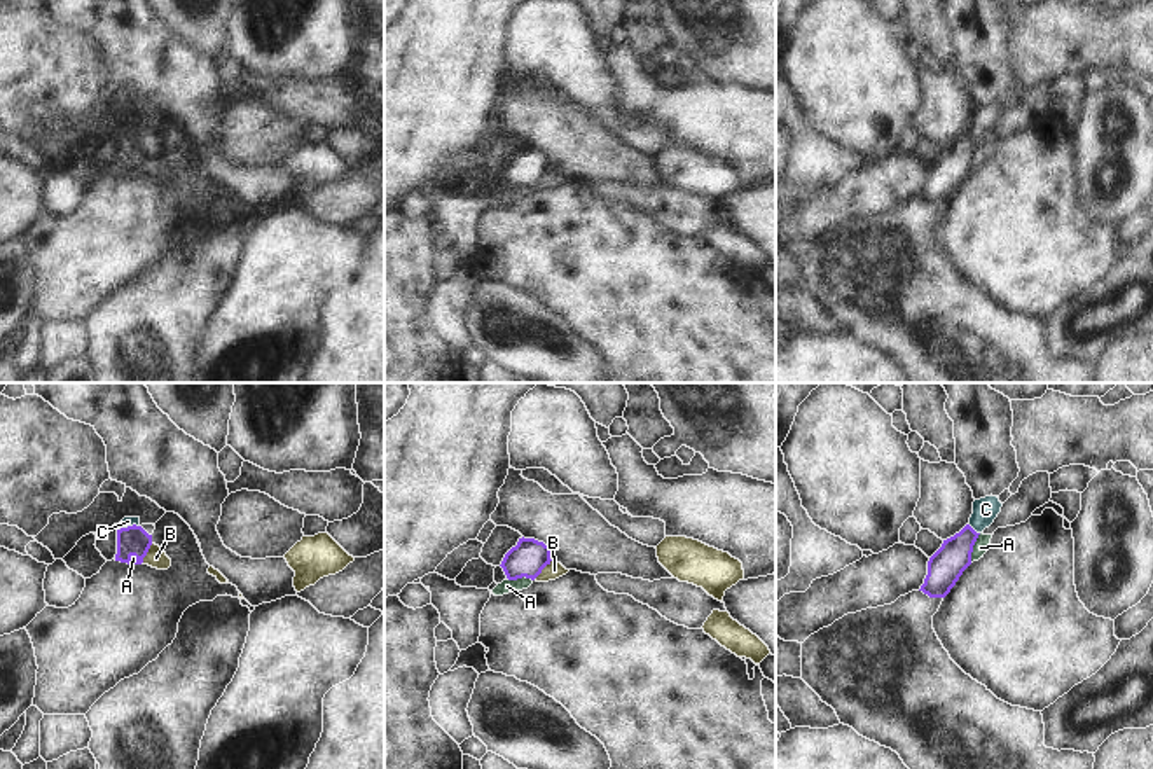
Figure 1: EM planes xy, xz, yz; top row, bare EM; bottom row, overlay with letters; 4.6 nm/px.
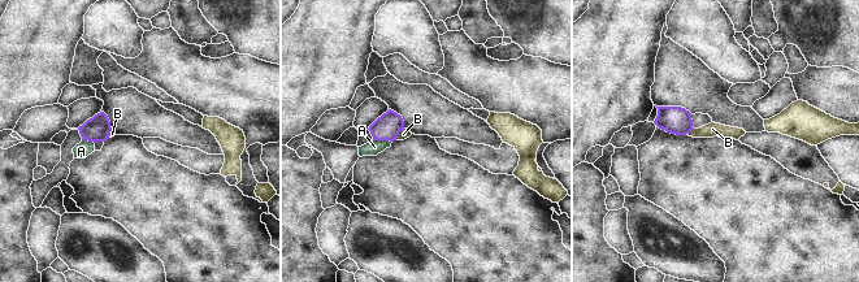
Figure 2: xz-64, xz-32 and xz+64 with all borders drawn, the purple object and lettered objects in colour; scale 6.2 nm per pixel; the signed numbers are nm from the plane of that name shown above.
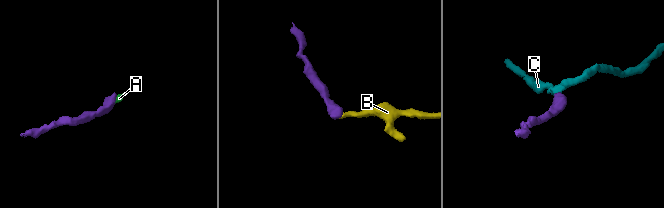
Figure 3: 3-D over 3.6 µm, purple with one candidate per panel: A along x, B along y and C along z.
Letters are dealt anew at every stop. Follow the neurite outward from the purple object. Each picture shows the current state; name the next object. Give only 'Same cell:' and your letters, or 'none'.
Same cell: C.

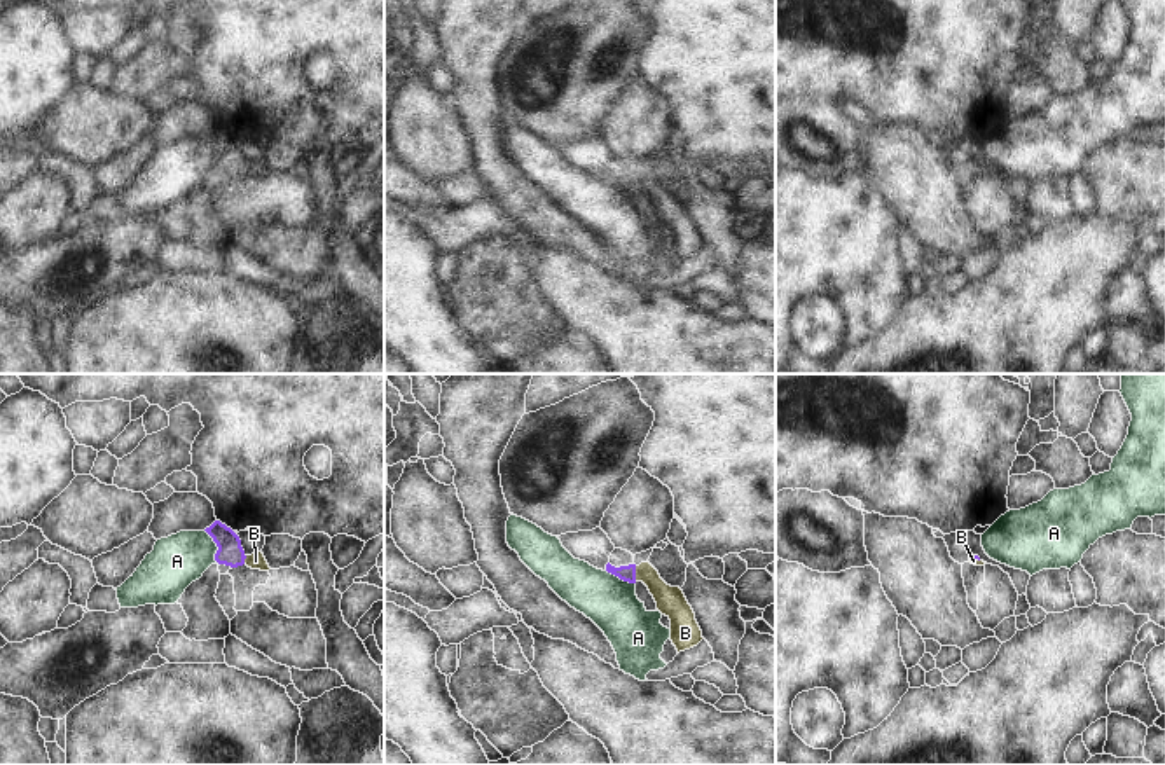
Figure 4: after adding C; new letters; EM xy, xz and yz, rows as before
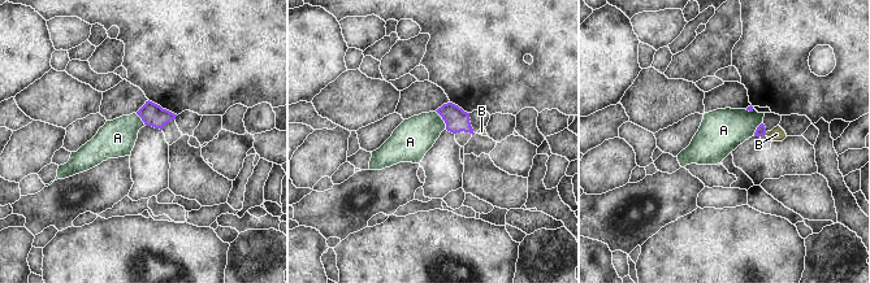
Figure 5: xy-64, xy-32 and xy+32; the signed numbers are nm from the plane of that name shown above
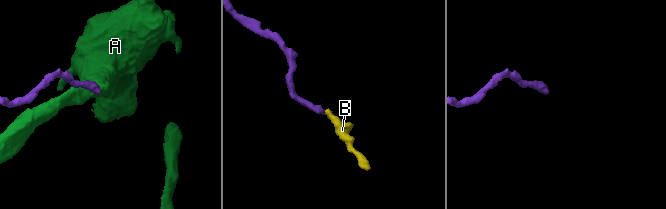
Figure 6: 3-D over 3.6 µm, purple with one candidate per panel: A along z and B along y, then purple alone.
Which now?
Same cell: B.

